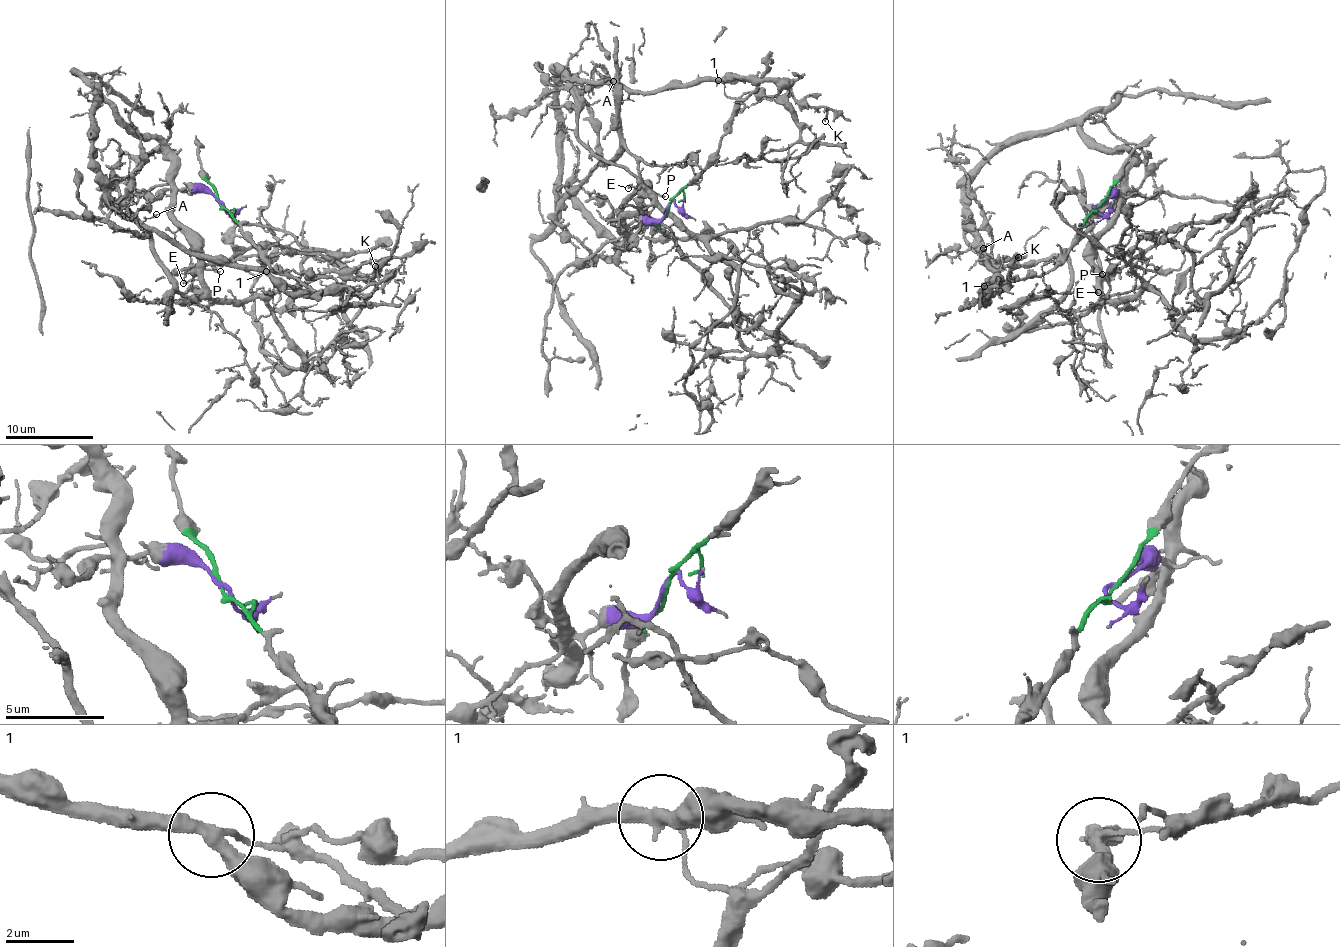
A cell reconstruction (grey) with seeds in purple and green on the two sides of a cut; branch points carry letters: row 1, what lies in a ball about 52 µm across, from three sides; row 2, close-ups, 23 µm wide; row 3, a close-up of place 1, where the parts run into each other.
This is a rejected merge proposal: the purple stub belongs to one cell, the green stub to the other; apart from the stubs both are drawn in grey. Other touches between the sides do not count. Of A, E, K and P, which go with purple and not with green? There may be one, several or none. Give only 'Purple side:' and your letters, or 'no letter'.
Purple side: A, E, K, P

